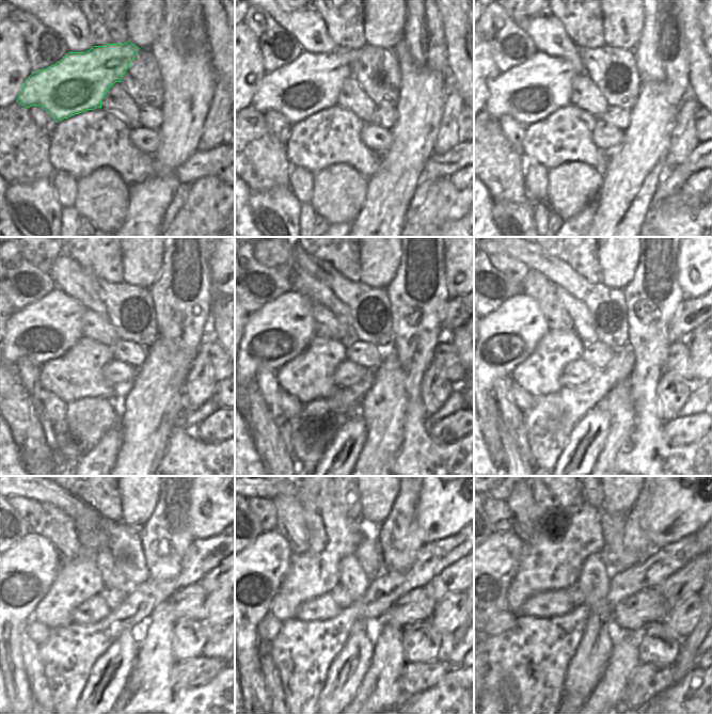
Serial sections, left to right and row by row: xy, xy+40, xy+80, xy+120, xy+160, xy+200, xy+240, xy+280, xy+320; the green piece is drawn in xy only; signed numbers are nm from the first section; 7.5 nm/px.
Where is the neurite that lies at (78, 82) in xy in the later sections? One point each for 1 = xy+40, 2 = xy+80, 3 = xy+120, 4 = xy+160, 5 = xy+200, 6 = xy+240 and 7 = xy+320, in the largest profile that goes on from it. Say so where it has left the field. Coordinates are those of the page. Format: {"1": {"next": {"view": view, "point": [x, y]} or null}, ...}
{"1": {"next": {"view": "xy+40", "point": [311, 83]}}, "2": {"next": {"view": "xy+80", "point": [529, 92]}}, "3": {"next": {"view": "xy+120", "point": [43, 331]}}, "4": {"next": {"view": "xy+160", "point": [281, 330]}}, "5": {"next": {"view": "xy+200", "point": [516, 328]}}, "6": {"next": {"view": "xy+240", "point": [34, 557]}}, "7": {"next": {"view": "xy+320", "point": [500, 554]}}}

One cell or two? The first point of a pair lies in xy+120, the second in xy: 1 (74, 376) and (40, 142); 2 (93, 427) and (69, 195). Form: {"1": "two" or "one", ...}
{"1": "two", "2": "two"}

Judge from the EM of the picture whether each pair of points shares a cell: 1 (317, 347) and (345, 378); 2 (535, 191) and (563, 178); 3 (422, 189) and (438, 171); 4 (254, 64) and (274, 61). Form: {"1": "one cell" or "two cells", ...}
{"1": "two cells", "2": "two cells", "3": "two cells", "4": "two cells"}

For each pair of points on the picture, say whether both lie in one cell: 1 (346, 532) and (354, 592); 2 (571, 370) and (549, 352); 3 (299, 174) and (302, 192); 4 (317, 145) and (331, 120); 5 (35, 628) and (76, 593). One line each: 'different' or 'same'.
1: different
2: different
3: same
4: same
5: different

